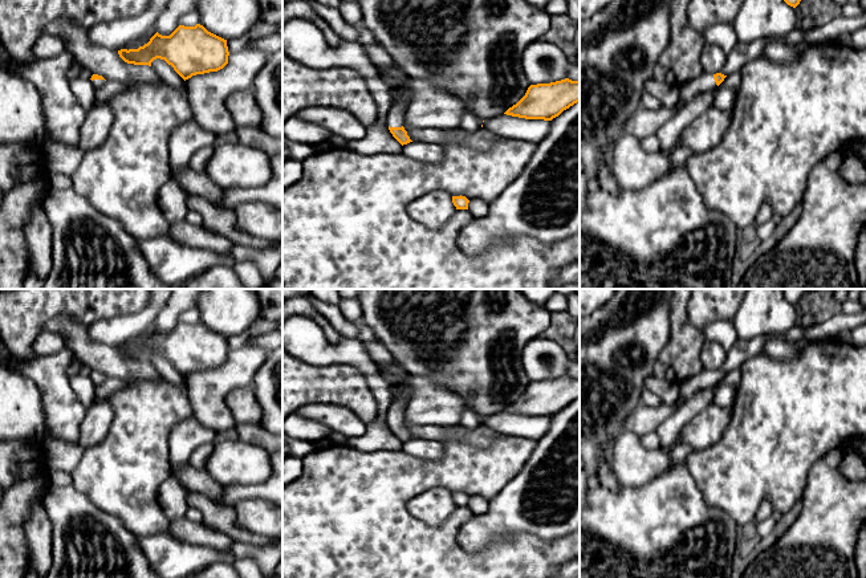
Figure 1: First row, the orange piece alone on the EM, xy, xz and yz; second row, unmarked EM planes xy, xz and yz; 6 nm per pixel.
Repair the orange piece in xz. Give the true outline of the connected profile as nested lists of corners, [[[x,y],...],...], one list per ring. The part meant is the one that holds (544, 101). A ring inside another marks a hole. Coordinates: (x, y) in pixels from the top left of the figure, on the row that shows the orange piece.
[[[565,78],[550,84],[530,85],[525,95],[504,114],[552,121],[577,102],[580,102],[580,81]]]

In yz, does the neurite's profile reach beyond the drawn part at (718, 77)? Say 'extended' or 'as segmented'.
extended

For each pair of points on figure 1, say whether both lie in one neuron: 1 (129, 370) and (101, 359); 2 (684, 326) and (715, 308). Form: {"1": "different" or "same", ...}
{"1": "same", "2": "different"}

